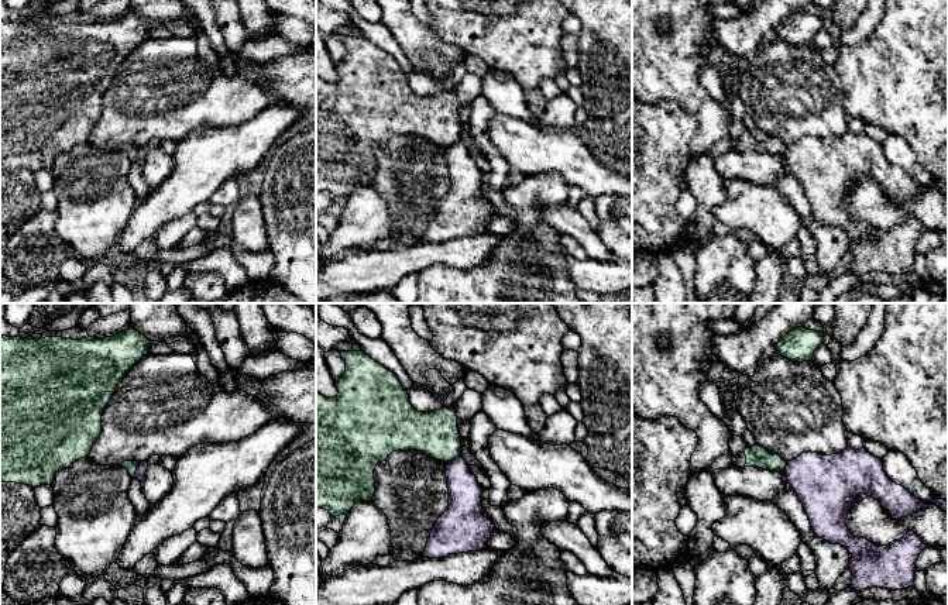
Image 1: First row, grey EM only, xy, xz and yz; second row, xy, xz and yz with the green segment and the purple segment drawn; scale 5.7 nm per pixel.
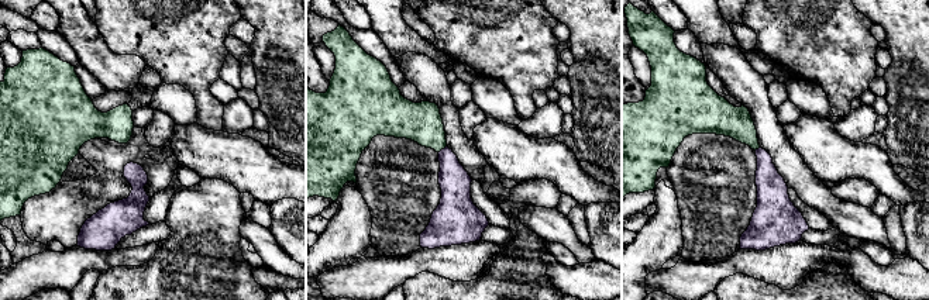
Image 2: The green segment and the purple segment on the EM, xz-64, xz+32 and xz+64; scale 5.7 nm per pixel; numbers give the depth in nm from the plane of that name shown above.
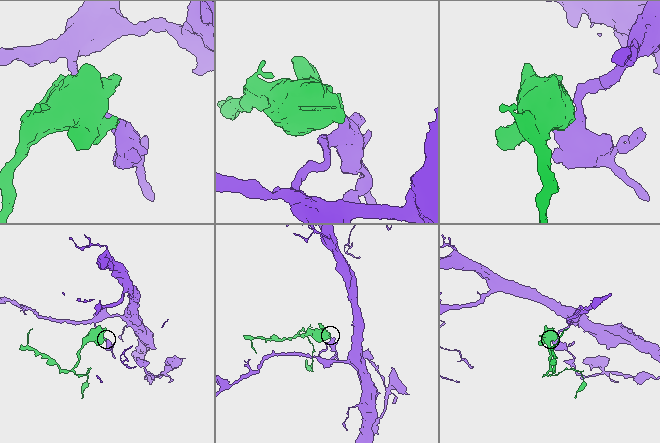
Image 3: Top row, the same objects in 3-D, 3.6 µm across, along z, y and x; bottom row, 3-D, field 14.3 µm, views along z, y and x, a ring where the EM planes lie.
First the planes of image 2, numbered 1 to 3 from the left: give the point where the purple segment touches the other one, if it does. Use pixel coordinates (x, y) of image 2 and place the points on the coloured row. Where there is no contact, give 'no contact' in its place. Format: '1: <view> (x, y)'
1: no contact
2: xz+32 (441, 148)
3: xz+64 (756, 148)

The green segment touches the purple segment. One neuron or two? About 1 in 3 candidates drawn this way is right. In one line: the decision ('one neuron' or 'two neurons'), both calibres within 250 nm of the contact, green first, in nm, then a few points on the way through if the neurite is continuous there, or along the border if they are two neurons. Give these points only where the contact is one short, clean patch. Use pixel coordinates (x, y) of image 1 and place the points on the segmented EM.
two neurons; 60 nm thick on the green side, 60 nm on the other; border along xy (138, 463), (133, 477)

